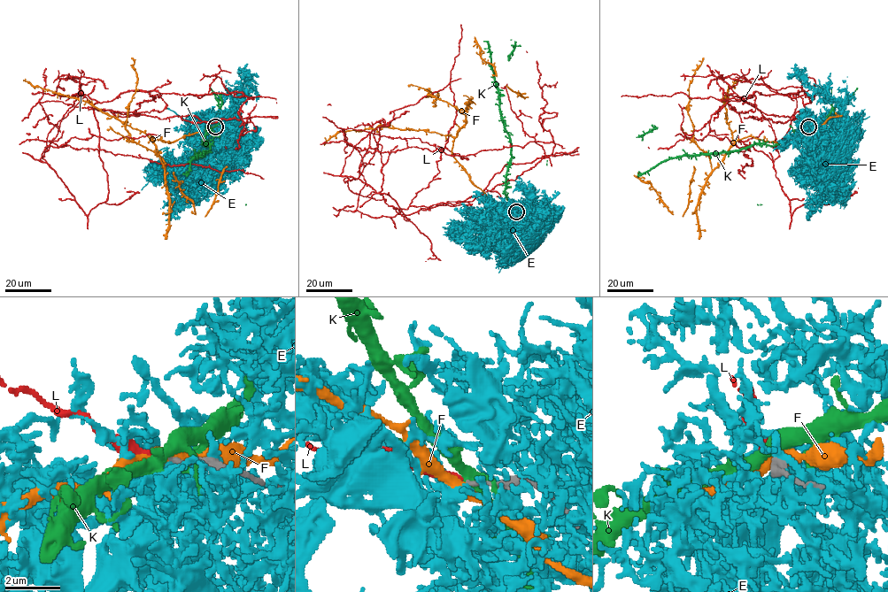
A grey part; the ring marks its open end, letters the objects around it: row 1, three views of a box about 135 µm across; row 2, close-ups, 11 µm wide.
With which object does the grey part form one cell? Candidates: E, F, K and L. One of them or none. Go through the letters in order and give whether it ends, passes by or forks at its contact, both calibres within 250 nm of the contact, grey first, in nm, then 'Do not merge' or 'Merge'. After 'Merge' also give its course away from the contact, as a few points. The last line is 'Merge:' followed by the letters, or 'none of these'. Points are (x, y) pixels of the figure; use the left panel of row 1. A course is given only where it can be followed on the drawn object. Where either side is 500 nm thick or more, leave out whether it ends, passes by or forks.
E: It passes by. Thickness 140 nm (grey) against 200 nm. Do not merge
F: It passes by. Thickness 130 nm (grey) against 440 nm. Do not merge
K: It forks there. Thickness 130 nm (grey) against 380 nm. Do not merge
L: It ends there. Thickness 130 nm (grey) against 140 nm. Merge. Its course: (214, 126), (191, 114), (95, 110), (108, 198), (88, 215), (40, 158), (49, 146), (70, 145), (264, 179)
Merge: L

